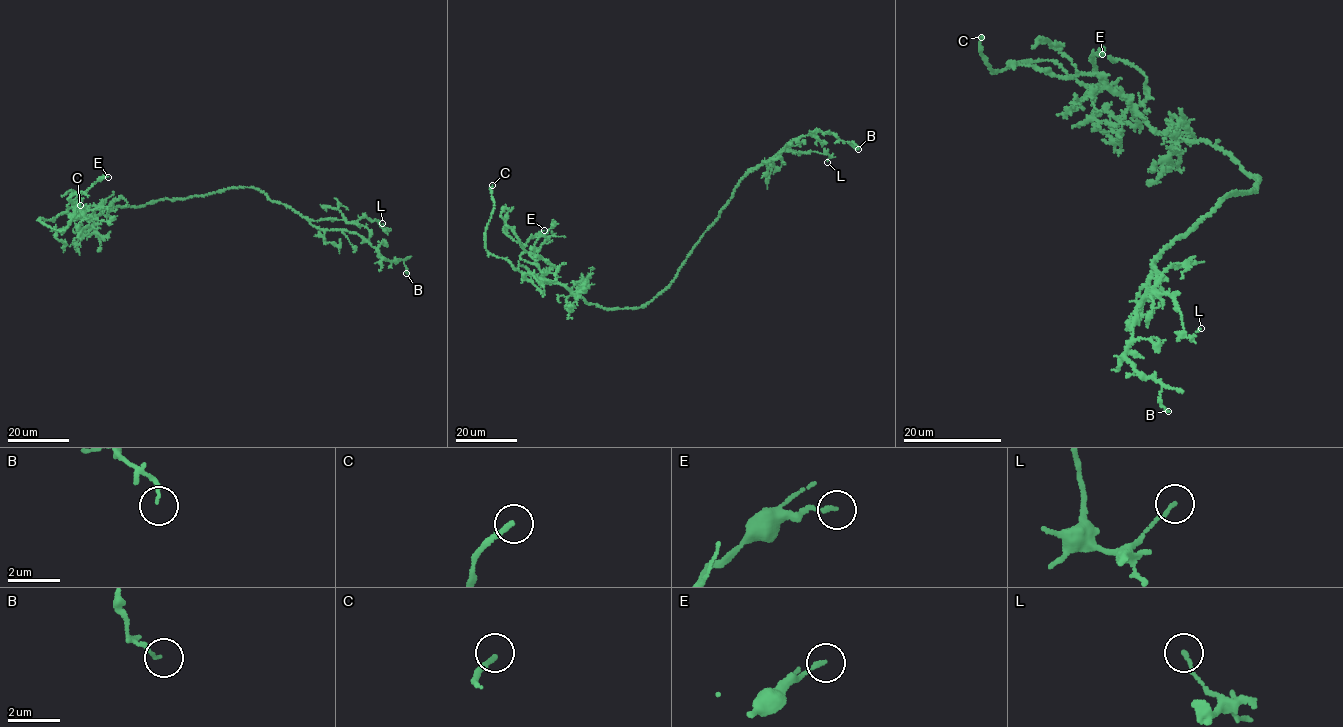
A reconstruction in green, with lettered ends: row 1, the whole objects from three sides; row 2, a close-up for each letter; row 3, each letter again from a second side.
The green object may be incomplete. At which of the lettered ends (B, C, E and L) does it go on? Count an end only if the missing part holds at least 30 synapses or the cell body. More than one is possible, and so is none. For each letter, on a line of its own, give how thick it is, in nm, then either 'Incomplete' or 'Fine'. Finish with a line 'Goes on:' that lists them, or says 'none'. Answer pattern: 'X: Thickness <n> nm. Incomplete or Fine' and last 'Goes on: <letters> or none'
B: Thickness 90 nm. Fine
C: Thickness 190 nm. Incomplete
E: Thickness 160 nm. Fine
L: Thickness 130 nm. Fine
Goes on: C

